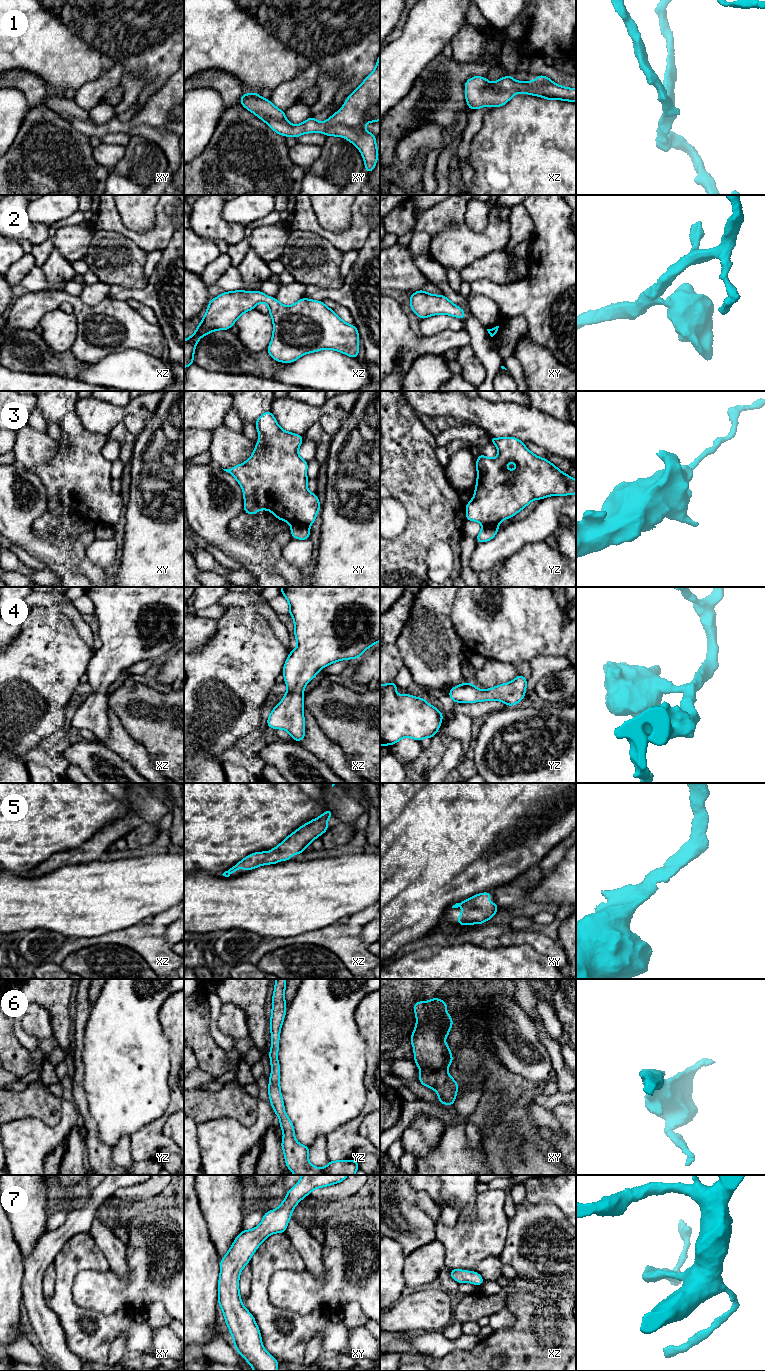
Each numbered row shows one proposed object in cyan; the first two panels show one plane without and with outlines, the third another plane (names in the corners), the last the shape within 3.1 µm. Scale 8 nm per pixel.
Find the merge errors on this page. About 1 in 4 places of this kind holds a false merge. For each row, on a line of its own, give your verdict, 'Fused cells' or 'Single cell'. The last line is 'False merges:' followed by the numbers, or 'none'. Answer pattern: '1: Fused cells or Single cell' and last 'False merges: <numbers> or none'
1: Single cell
2: Single cell
3: Fused cells
4: Single cell
5: Single cell
6: Single cell
7: Single cell
False merges: 3

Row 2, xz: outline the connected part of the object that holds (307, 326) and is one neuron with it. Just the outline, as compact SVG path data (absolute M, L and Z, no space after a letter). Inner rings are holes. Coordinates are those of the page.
M230 291L224 292L218 297L211 299L203 320L197 326L194 334L184 340L184 368L188 368L194 361L194 350L199 339L216 330L230 329L235 321L246 311L255 309L260 302L265 302L269 307L269 314L273 318L273 336L270 345L266 349L269 355L278 362L291 363L304 354L313 353L323 349L332 349L342 352L357 359L359 353L358 337L359 332L355 325L345 323L332 309L328 308L323 301L315 301L307 298L298 300L290 306L282 305L276 298L265 295L261 291Z

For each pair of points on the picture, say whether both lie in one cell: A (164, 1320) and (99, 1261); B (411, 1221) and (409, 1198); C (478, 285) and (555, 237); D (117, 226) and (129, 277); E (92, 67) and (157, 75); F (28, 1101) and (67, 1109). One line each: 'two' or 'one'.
A: two
B: one
C: one
D: two
E: one
F: two

